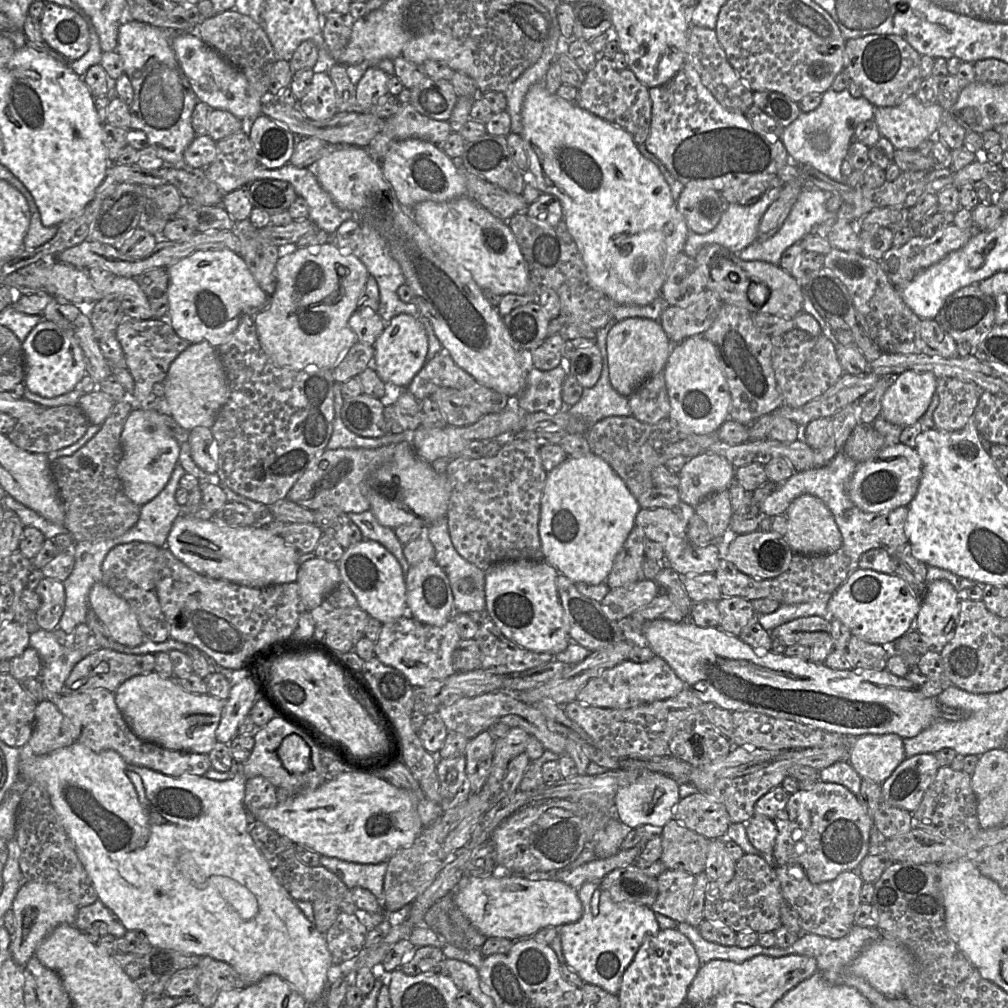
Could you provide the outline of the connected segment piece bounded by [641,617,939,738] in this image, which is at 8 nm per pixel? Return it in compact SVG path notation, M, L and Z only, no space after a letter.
M690 617L681 622L665 619L650 621L643 626L641 636L654 654L663 658L685 683L686 688L703 703L714 703L730 712L757 712L850 738L888 733L897 734L901 738L910 738L939 719L939 705L935 697L925 696L912 682L905 677L895 676L886 668L835 670L824 663L757 650L739 637L727 634L720 627L699 627L690 620Z

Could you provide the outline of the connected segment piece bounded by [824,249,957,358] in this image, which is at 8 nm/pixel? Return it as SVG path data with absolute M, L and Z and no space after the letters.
M832 249L825 255L824 267L830 269L845 285L858 323L883 353L956 357L955 340L935 320L920 318L907 306L879 261L866 258L861 253Z

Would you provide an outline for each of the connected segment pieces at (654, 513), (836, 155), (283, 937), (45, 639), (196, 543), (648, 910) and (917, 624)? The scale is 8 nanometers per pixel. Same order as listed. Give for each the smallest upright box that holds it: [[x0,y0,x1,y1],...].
[[635,501,720,575],[779,89,875,183],[20,742,332,1004],[29,628,83,693],[166,485,299,588],[559,882,660,995],[910,579,960,652]]

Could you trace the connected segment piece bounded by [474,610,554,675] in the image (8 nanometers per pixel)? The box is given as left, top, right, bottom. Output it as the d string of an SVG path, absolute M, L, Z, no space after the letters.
M482 611L483 622L479 624L474 639L481 651L481 668L495 674L519 673L553 660L554 655L533 652L518 646L506 638L488 613Z

